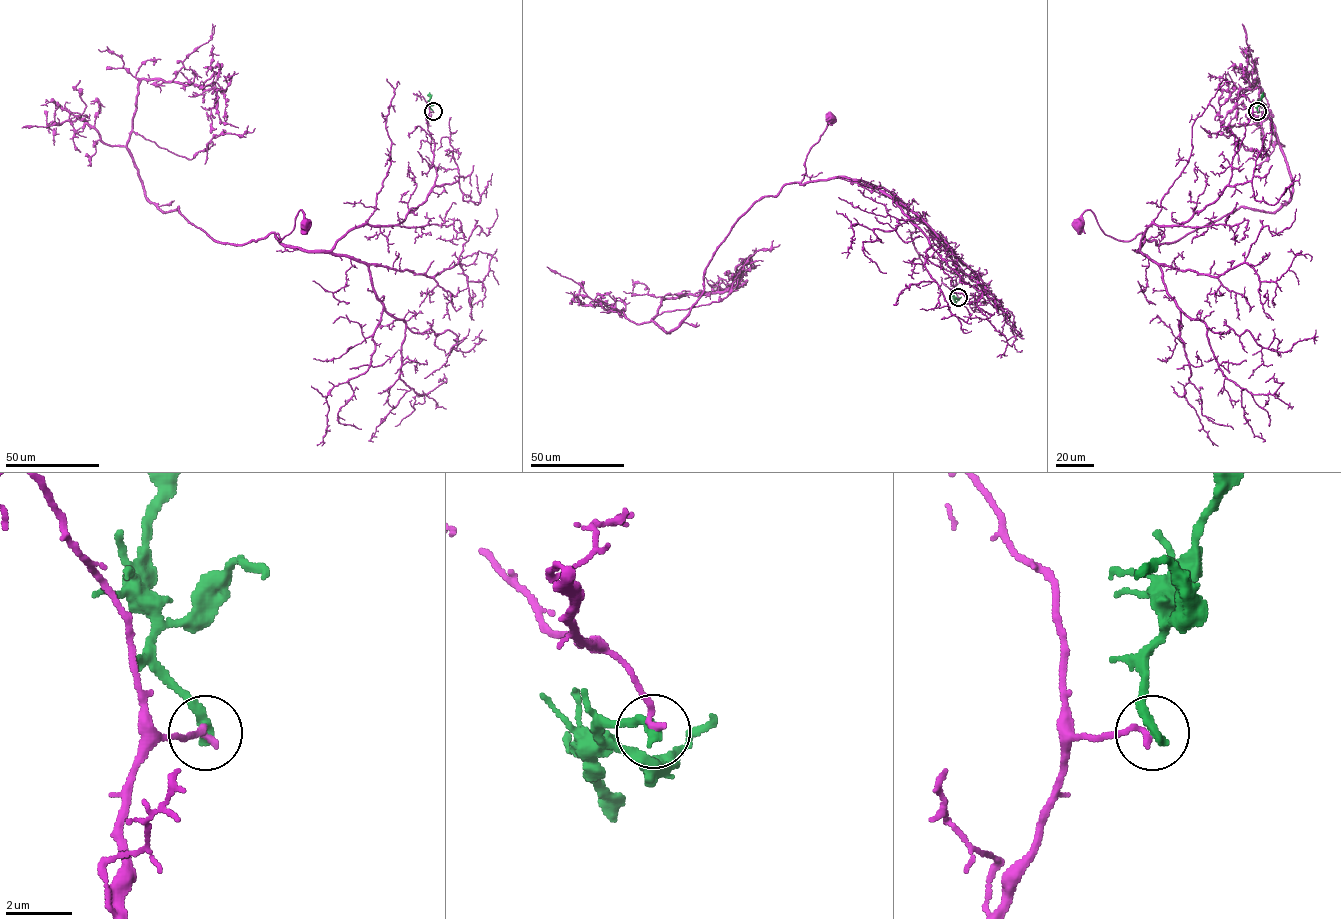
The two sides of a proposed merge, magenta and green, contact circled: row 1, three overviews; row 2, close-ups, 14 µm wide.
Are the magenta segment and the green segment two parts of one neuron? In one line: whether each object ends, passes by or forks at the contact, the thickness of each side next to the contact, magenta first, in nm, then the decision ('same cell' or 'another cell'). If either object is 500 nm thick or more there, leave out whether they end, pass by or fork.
magenta ends; green ends; calibres 200 and 360 nm; another cell

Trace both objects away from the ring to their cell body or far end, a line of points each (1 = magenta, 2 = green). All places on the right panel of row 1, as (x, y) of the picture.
1: (1257, 111), (1223, 192), (1185, 222), (1151, 224), (1137, 251), (1141, 233), (1115, 239), (1090, 210), (1077, 223)
2: (1257, 111), (1263, 92)

